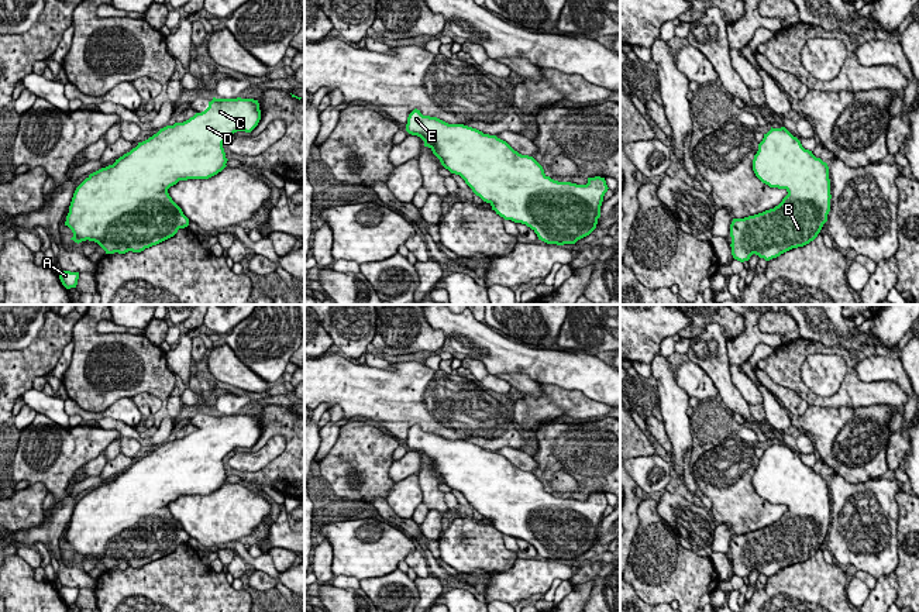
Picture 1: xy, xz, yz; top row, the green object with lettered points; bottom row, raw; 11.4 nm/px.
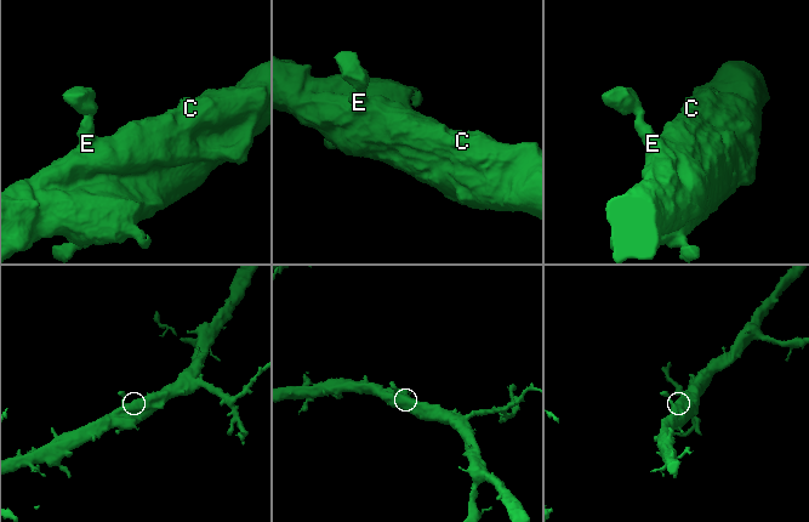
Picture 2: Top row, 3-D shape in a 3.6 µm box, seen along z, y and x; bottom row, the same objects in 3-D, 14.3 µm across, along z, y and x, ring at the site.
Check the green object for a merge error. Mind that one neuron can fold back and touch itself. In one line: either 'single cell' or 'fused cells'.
single cell

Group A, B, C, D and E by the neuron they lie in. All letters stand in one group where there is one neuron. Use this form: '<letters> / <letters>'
A B C D E

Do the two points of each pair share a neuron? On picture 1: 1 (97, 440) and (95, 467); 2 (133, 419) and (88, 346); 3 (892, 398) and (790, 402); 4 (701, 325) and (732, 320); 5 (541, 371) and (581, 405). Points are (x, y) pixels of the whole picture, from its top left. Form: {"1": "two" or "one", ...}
{"1": "two", "2": "two", "3": "two", "4": "one", "5": "two"}

